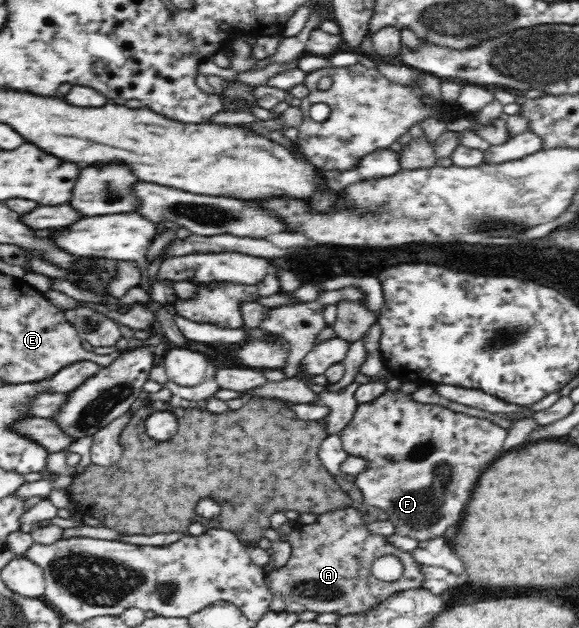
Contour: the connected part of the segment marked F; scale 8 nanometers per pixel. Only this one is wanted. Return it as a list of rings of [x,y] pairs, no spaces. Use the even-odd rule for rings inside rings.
[[[402,383],[400,391],[392,392],[387,389],[381,396],[378,396],[371,402],[360,404],[353,414],[353,418],[345,424],[345,428],[341,428],[337,435],[341,439],[341,446],[347,453],[347,456],[361,457],[367,461],[365,468],[354,478],[354,484],[360,490],[362,494],[363,504],[367,506],[377,521],[391,522],[395,526],[395,535],[407,536],[410,539],[415,539],[418,542],[431,541],[441,536],[448,536],[453,533],[453,530],[457,529],[457,522],[461,520],[461,512],[465,508],[465,504],[469,502],[471,498],[471,492],[477,484],[477,478],[481,476],[481,472],[489,466],[489,462],[499,456],[503,452],[503,446],[505,446],[505,440],[507,440],[507,433],[509,430],[499,426],[495,422],[488,418],[477,418],[477,416],[471,416],[471,414],[463,414],[463,412],[455,412],[449,408],[437,405],[437,404],[421,404],[409,397],[409,394],[413,391],[412,383]]]

